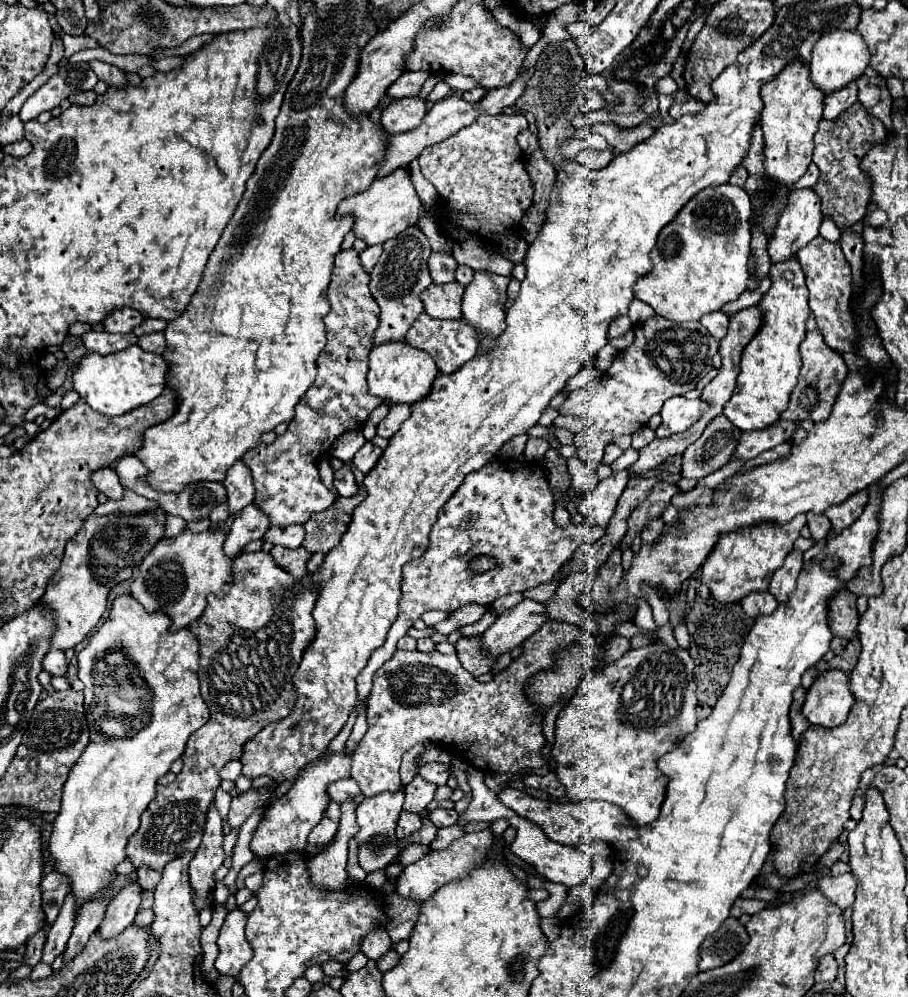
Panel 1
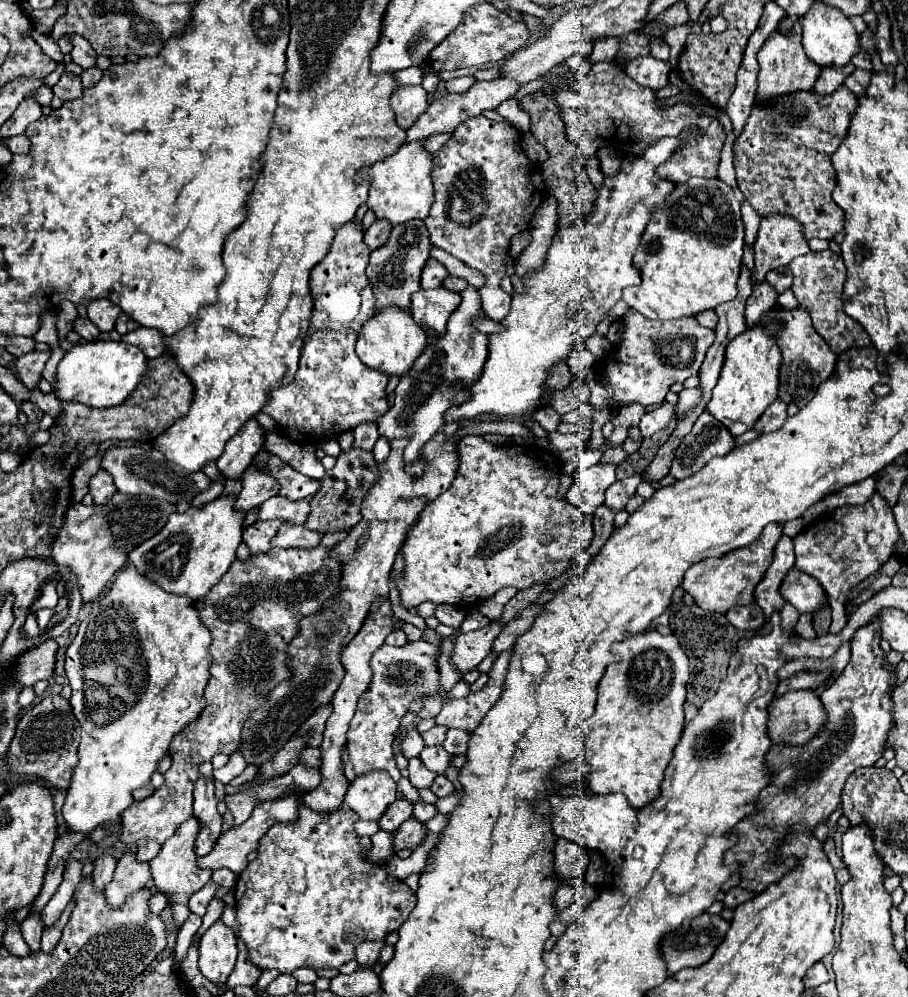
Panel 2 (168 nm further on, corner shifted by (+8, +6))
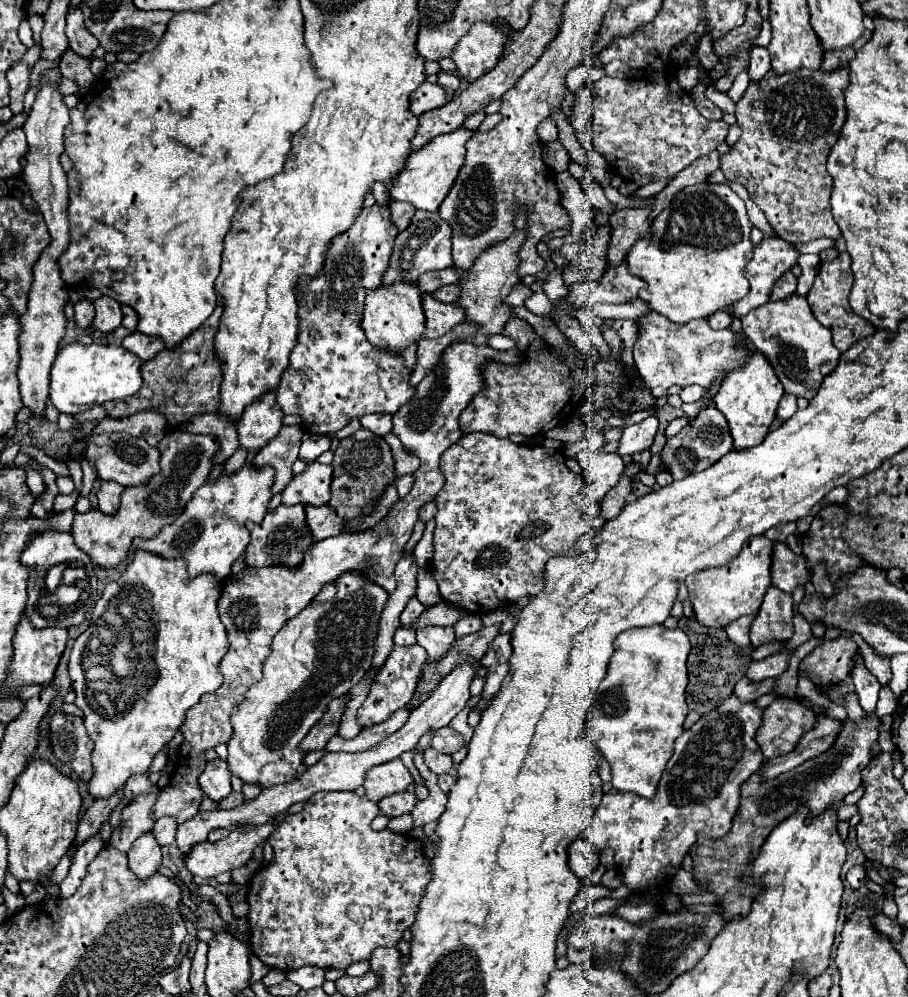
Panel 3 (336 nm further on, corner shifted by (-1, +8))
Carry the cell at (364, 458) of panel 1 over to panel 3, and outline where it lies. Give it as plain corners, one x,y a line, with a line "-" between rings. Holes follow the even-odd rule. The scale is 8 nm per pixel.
372,413
372,415
364,415
364,419
360,419
362,427
368,429
370,433
384,437
386,433
392,431
392,415
390,413

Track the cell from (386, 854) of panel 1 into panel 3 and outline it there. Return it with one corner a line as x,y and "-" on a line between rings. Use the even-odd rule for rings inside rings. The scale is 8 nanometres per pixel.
400,759
388,761
384,765
376,765
366,773
364,789
366,797
374,803
378,803
384,797
390,797
394,793
406,791
406,787
412,783
410,771
402,765

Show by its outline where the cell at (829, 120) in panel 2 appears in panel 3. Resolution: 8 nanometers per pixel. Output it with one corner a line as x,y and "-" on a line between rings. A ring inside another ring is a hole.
846,67
844,71
832,71
832,75
808,69
792,71
788,75
772,75
770,71
760,83
750,83
744,97
736,103
734,115
742,127
742,137
734,143
728,155
720,157
720,169
728,181
736,181
748,189
750,199
764,211
774,233
784,237
788,243
808,243
818,237
840,237
840,227
830,211
834,183
826,171
826,159
846,123
844,89
848,85
850,71

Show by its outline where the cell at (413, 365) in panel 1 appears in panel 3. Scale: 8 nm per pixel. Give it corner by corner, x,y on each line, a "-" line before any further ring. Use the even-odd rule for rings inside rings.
396,283
396,287
380,287
372,293
366,295
366,305
364,305
364,319
362,327
366,331
366,339
390,353
402,353
410,345
418,343
424,335
426,329
426,317
422,311
420,303
420,289
418,287
408,287
408,283

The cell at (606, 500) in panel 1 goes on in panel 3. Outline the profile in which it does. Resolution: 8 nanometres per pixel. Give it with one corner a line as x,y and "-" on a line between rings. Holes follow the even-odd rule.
582,451
578,455
578,463
582,467
582,477
584,477
582,493
590,501
598,501
598,503
620,481
624,473
624,461
616,453

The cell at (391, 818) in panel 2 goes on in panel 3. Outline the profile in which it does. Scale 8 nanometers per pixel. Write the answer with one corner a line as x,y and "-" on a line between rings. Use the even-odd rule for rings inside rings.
404,791
404,793
396,793
396,795
390,795
388,799
382,799
378,803
380,811
388,817
398,817
398,815
404,815
404,813
410,813
414,807
416,807
418,799
414,793
410,791

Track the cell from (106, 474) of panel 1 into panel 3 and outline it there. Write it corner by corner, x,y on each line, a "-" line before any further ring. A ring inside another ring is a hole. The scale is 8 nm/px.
102,481
96,497
98,497
98,507
102,513
106,515
112,515
116,513
118,509
118,503
120,503
120,493
122,493
122,487
118,483
112,483
112,481

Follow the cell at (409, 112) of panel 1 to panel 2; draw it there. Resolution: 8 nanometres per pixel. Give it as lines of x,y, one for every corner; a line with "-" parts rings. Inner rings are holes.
421,85
399,87
391,97
391,107
397,115
397,123
403,129
409,129
419,119
419,115
427,111
427,105
427,91

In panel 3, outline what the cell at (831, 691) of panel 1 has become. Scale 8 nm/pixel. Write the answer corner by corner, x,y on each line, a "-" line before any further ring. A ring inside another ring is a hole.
778,697
764,709
764,723
758,729
756,741
766,759
774,759
794,751
800,737
812,731
818,715
800,703
796,697

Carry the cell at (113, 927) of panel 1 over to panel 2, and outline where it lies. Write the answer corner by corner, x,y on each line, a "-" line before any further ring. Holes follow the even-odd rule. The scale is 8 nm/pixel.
125,851
123,857
117,863
113,881
105,887
107,893
107,901
111,905
121,905
125,901
125,897
129,897
131,893
135,893
137,889
145,887
147,881
151,879
151,871
147,863
137,861
133,851

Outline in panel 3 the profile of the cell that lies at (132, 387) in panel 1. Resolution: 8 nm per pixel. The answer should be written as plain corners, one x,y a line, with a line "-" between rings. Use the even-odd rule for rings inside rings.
66,345
50,369
50,401
58,411
76,415
82,407
132,397
142,385
140,367
142,361
122,345

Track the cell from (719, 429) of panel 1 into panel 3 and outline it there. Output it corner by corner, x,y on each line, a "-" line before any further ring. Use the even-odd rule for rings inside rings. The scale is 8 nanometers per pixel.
710,405
710,407
702,409
696,415
696,419
690,425
686,425
676,437
666,441
666,447
662,451
662,459
664,459
666,471
670,471
674,479
684,479
690,473
704,471
706,467
714,465
720,457
724,457
732,449
734,449
734,441
730,435
730,427
728,427
724,415
714,405

